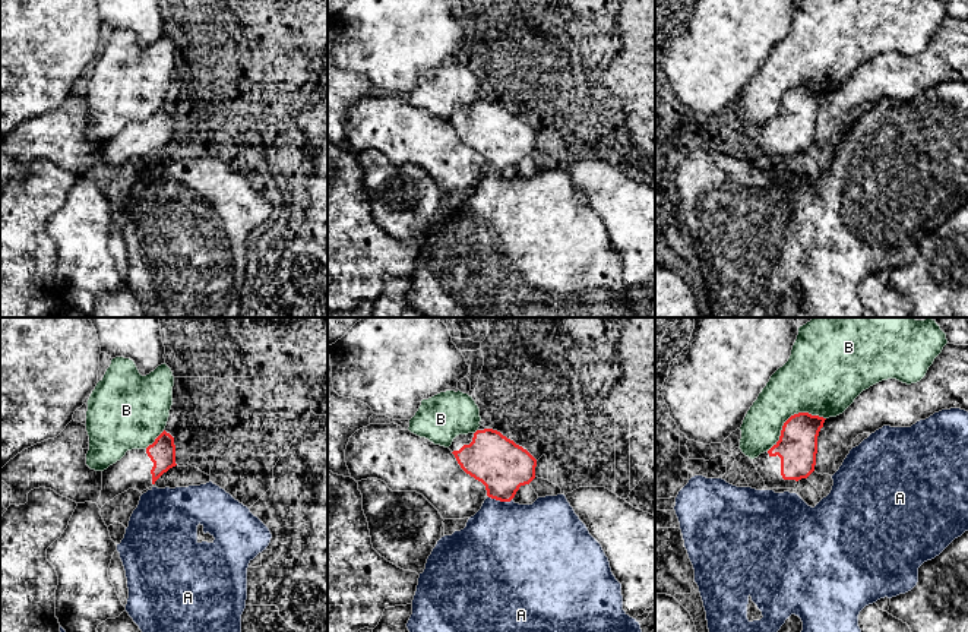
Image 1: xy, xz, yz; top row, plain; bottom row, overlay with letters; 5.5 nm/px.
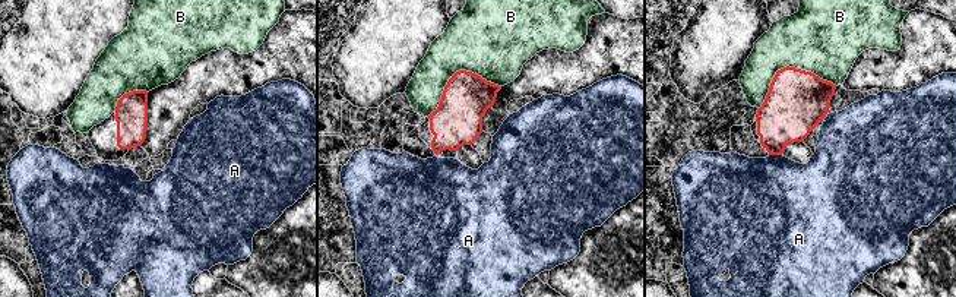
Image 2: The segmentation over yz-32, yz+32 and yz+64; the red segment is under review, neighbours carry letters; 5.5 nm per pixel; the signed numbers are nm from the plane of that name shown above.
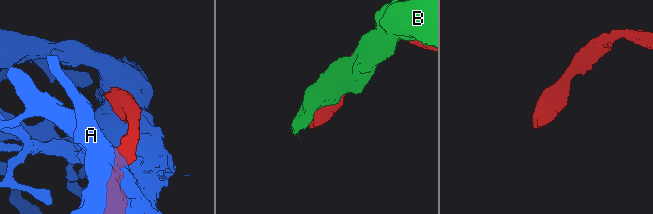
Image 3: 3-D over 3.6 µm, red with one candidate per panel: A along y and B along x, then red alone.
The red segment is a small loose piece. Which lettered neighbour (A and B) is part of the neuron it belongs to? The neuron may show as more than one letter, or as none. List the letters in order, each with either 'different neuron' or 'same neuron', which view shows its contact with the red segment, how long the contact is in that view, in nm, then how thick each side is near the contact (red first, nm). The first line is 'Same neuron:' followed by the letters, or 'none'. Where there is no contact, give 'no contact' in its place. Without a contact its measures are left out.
Same neuron: none
A: different neuron | xz | 130 nm | 280/480 nm
B: different neuron | yz | 380 nm | 220/360 nm

